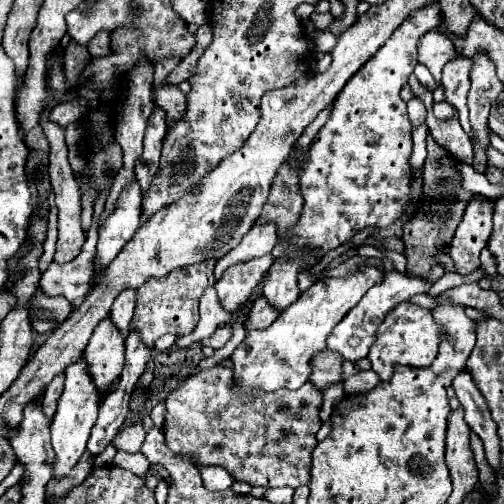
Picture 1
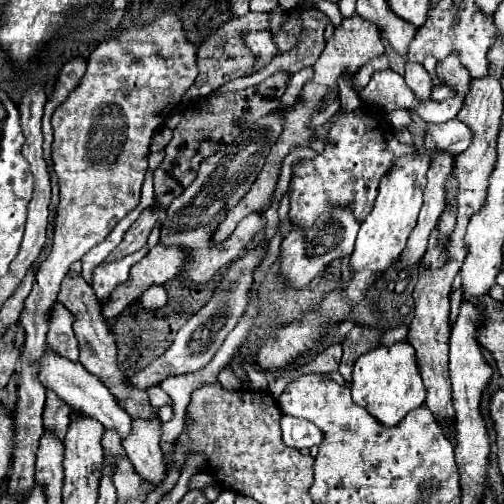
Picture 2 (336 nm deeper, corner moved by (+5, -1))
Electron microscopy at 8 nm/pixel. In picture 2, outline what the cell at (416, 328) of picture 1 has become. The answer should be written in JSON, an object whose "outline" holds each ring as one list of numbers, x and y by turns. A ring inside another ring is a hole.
{"outline":[[399,341,391,347,377,345,375,349,363,353,353,367,351,393,353,401,365,407,377,421,383,425,397,425,409,411,425,403,425,385,415,357,415,347,407,341]]}

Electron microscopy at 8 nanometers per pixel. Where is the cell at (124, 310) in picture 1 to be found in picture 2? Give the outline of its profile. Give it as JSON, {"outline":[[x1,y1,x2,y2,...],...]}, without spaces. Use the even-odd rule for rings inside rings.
{"outline":[[133,417,131,421,131,433,123,441,123,449,133,463,135,471,141,477,147,477,155,485,165,477,165,465,161,459,161,423,159,417,143,419]]}

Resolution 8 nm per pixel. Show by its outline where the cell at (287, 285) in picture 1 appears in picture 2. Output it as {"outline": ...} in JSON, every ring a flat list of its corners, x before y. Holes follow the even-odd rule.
{"outline":[[365,105,351,113,337,111,331,117,331,129,325,137,323,153,313,159,301,159,293,167,289,183,291,225,305,231,317,221,317,217,335,209,351,209,357,221,363,221,371,213,381,177,391,171,399,157,417,153,415,145,401,143,395,137,395,131,385,117,387,115,381,109,367,109]]}

